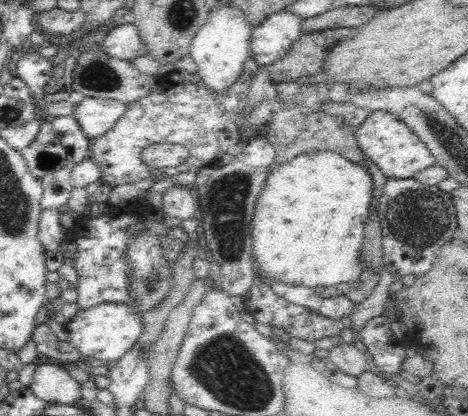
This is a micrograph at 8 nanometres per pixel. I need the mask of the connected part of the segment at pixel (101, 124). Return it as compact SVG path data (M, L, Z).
M85 97L74 107L73 117L81 131L92 140L108 132L128 107L129 104L119 100Z

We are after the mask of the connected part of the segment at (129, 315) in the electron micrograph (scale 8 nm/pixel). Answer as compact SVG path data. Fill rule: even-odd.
M104 303L88 310L77 309L74 316L68 321L65 329L68 331L68 342L89 358L97 358L114 364L120 360L142 334L143 318L134 313L134 309L127 304Z

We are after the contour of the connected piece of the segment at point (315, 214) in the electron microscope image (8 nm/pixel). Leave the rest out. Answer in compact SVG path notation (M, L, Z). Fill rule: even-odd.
M334 151L304 153L275 165L251 221L258 275L313 289L358 280L372 190L368 169Z

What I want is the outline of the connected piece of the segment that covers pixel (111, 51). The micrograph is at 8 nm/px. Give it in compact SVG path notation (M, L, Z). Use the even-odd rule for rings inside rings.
M125 23L112 28L99 49L112 58L128 61L148 54L146 45L143 44L138 29L133 23Z

